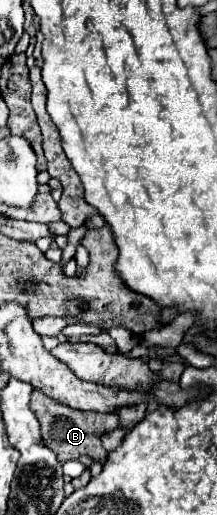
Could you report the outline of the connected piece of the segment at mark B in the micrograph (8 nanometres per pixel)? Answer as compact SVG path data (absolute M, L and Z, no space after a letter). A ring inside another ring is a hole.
M32 391L30 409L40 421L44 445L56 453L60 463L66 463L70 459L78 459L86 467L90 467L94 461L98 461L100 465L106 463L108 451L102 447L100 439L102 439L104 433L110 433L110 431L114 431L118 427L118 417L114 413L94 413L94 411L70 409L70 407L66 407L62 403L52 401L50 397L42 395L40 391Z

